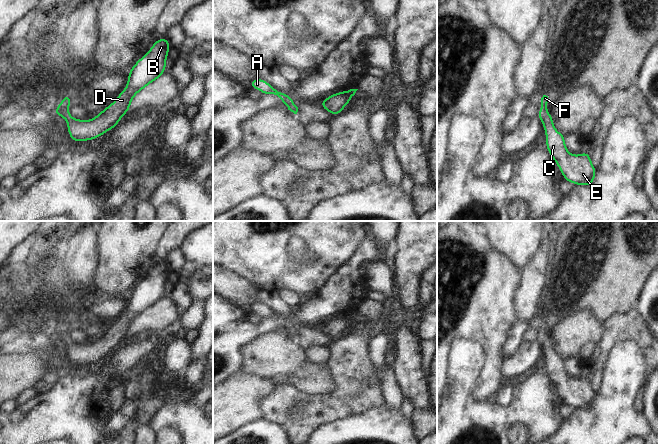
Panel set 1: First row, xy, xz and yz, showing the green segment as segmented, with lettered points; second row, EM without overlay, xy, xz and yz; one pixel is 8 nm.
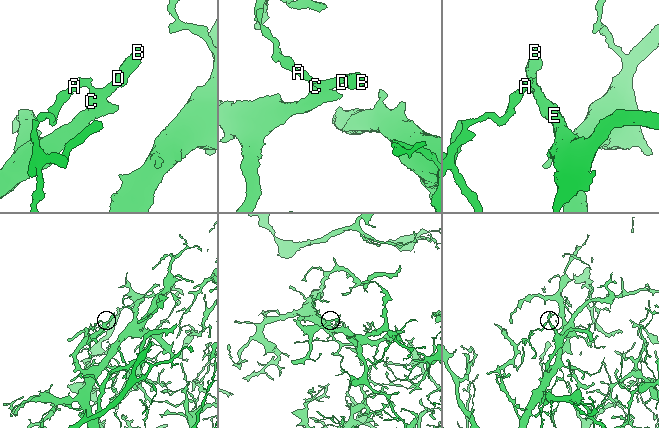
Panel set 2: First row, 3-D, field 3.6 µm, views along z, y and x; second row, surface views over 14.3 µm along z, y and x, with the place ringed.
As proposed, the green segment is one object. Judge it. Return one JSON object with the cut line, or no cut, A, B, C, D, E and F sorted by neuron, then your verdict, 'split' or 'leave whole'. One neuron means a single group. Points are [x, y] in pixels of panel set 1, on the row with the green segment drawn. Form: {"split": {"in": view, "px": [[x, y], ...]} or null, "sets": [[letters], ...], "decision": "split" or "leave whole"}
{"split": null, "sets": [["A", "B", "C", "D", "E", "F"]], "decision": "leave whole"}

